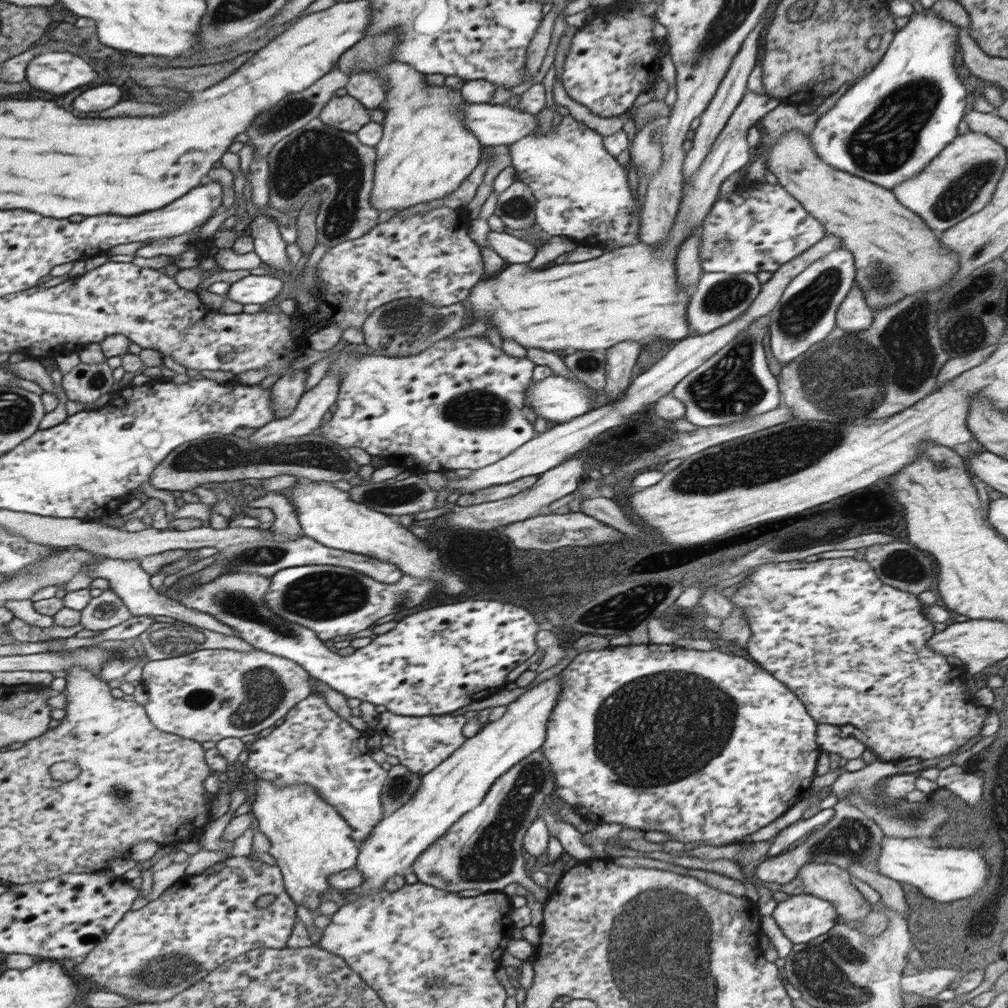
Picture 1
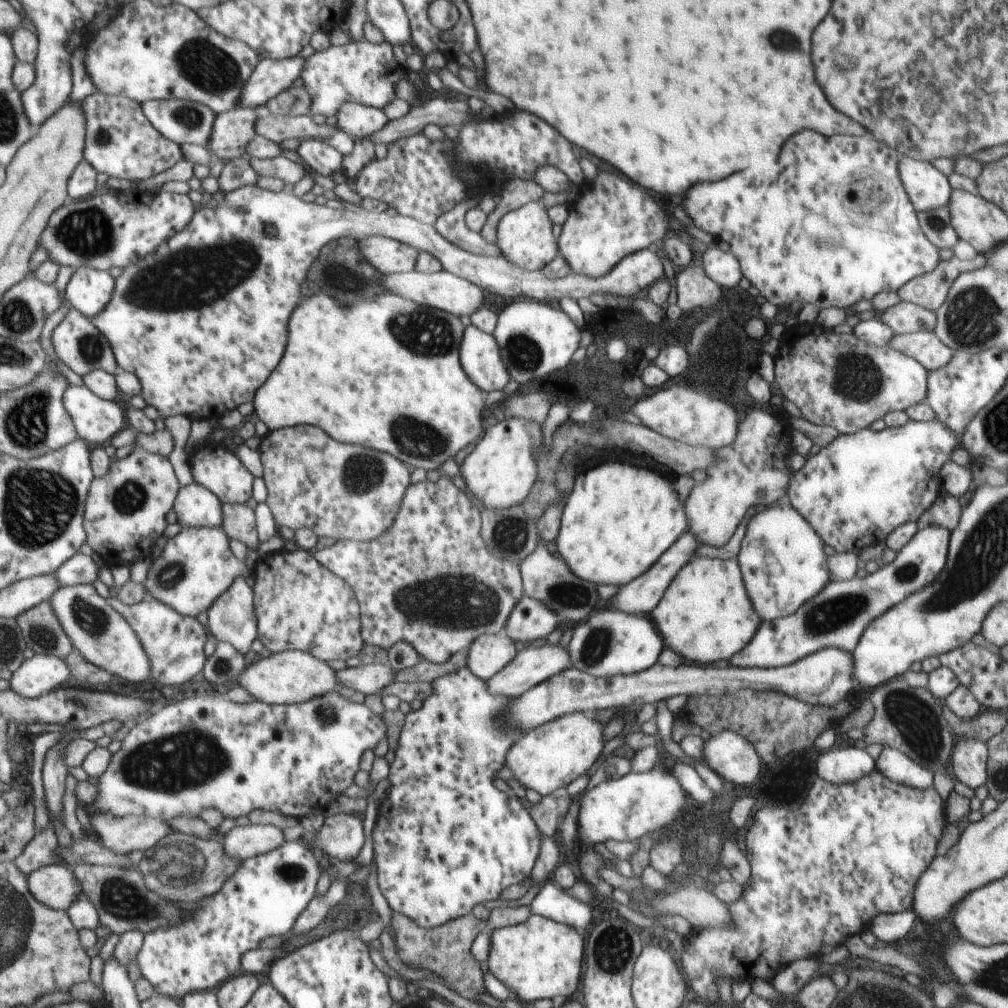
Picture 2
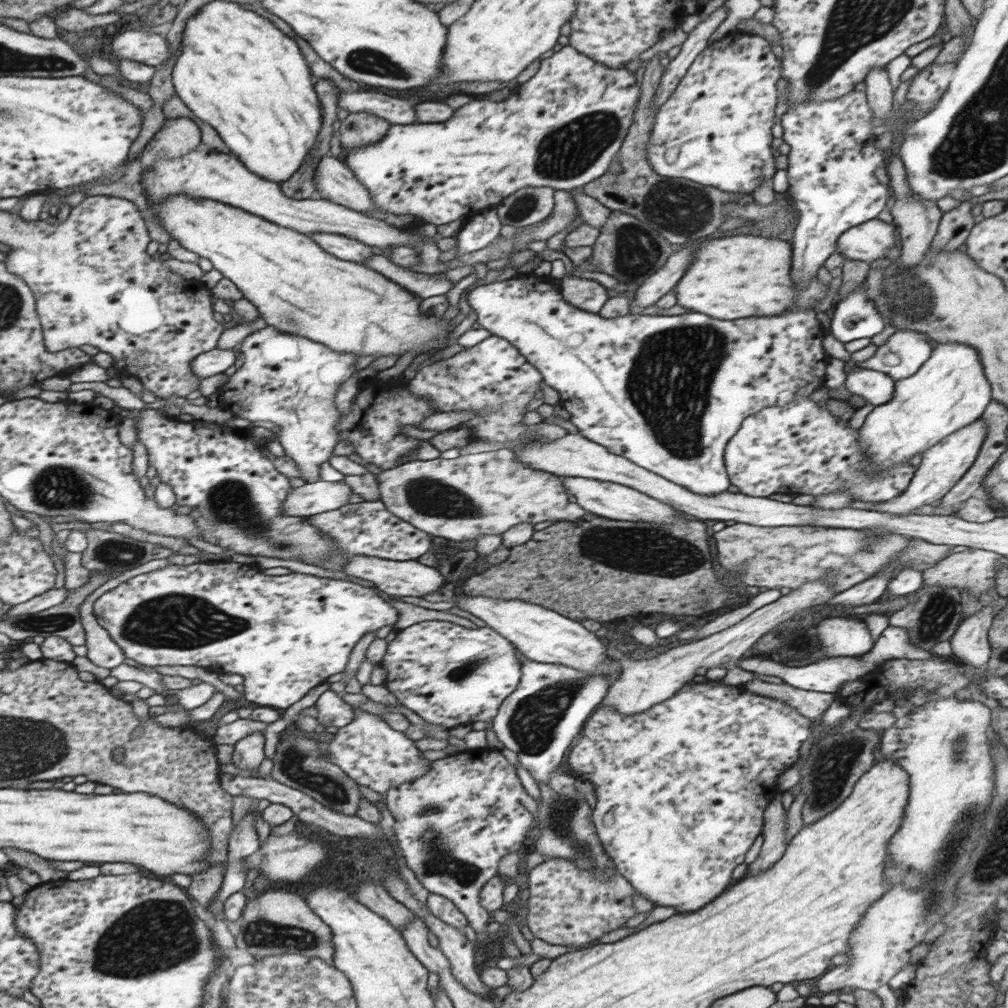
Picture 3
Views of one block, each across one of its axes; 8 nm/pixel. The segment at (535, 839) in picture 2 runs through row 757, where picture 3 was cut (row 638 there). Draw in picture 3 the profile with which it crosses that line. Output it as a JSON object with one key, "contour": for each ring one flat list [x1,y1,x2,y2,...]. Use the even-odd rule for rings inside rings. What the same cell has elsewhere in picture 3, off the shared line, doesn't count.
{"contour":[[422,621,398,631,389,638,389,641,389,645,387,646,384,656,382,656,381,662,377,664,388,671,384,684,388,687,388,690,394,694,398,702,414,711,422,720,426,720,426,722,430,722,430,724,440,724,451,729,458,725,478,722,478,720,487,723,492,722,492,719,498,714,498,709,502,701,516,690,516,686,518,686,520,676,522,675,522,661,517,657,516,647,508,639,504,638,500,633,492,630,490,627,466,628,449,621]]}

